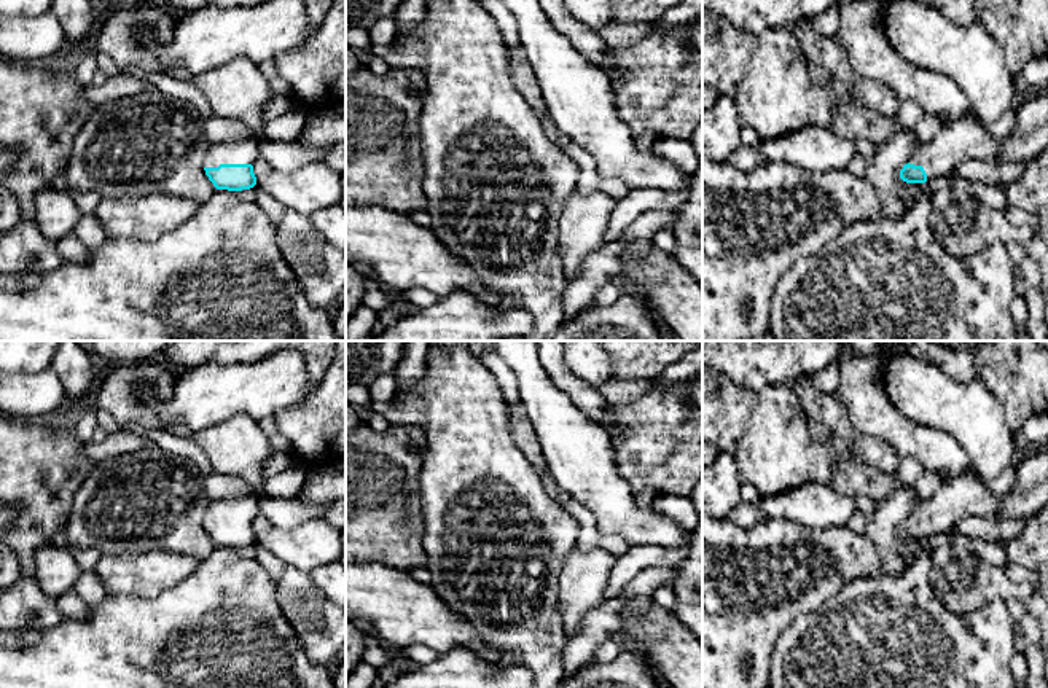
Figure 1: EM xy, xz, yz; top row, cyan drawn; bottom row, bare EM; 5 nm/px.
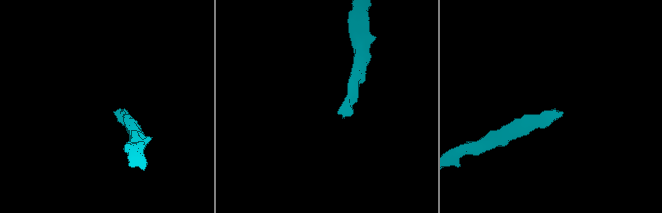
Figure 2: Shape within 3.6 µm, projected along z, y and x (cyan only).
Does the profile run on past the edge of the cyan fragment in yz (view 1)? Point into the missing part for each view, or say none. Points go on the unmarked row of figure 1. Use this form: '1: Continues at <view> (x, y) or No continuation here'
1: Continues at yz (964, 496)

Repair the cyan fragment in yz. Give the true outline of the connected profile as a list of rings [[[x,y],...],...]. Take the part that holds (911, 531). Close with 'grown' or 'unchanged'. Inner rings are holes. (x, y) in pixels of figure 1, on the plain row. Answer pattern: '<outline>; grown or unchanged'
[[[964,473],[948,479],[932,497],[919,500],[909,519],[900,527],[906,540],[935,541],[965,516],[995,514],[1002,508],[991,484],[978,475]]]; grown

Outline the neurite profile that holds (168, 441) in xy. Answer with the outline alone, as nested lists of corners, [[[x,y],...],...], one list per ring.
[[[127,425],[123,428],[135,433],[137,436],[147,438],[151,444],[166,452],[191,460],[202,476],[215,473],[207,455],[188,438],[170,433],[169,430],[142,425]]]

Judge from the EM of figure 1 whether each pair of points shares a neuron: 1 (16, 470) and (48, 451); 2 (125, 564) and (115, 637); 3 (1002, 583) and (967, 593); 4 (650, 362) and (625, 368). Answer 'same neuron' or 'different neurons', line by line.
1: same neuron
2: different neurons
3: same neuron
4: same neuron

